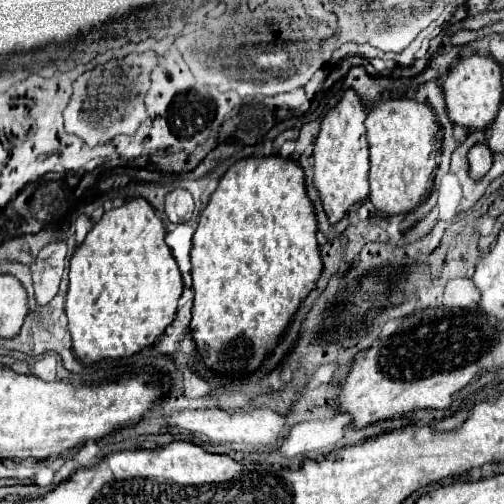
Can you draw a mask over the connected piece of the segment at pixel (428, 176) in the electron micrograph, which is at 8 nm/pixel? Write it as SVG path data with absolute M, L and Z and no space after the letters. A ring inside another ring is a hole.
M389 99L367 113L365 127L371 153L369 201L385 217L413 211L429 195L433 185L433 171L439 153L439 125L435 113L425 103L413 99Z

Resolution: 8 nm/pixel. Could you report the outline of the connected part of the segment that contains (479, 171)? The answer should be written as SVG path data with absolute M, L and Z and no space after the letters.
M479 143L469 151L469 175L473 179L483 179L487 175L487 171L493 165L493 153L489 151L487 145Z

